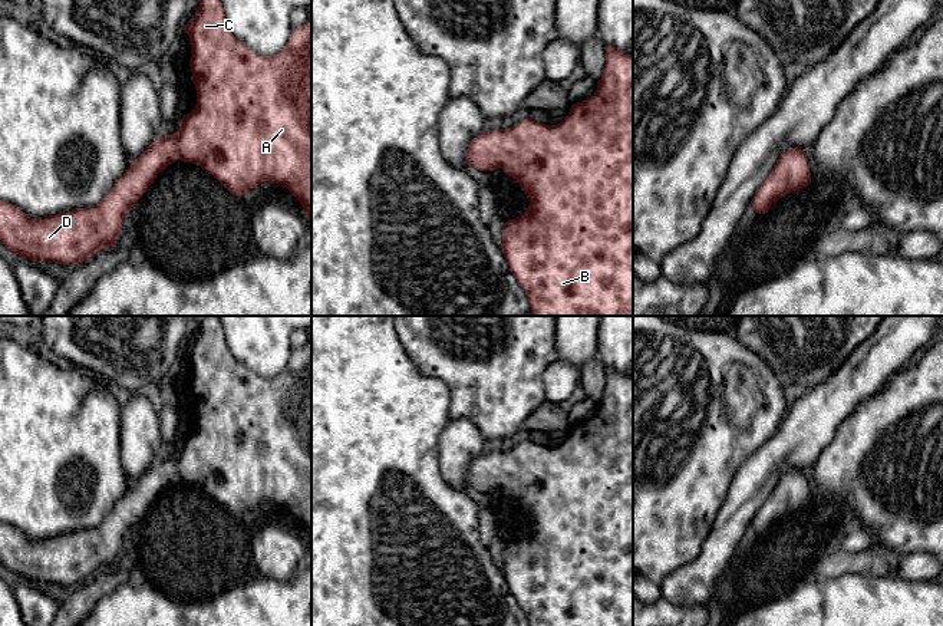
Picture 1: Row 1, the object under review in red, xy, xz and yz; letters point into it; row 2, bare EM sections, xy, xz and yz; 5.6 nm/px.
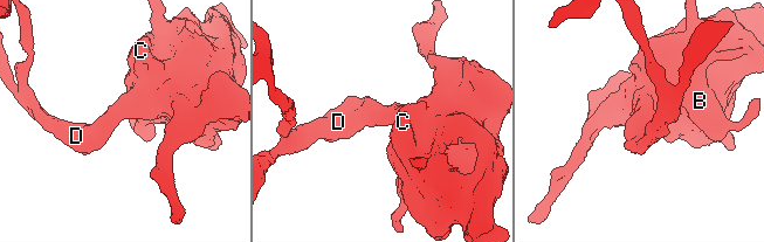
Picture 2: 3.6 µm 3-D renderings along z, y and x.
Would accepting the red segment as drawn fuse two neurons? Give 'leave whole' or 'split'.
leave whole

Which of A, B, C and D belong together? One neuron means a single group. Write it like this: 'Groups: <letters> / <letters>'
Groups: A B C D

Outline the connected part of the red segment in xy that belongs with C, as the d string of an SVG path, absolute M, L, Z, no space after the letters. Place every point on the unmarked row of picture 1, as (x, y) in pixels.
M208 316L200 322L198 332L184 353L188 356L191 366L189 388L191 402L197 411L197 426L182 438L178 452L172 457L155 459L129 485L126 494L113 505L105 520L93 528L44 540L30 540L14 525L0 521L0 564L32 583L82 584L99 571L113 569L125 536L132 531L158 495L175 481L200 487L238 518L243 518L260 504L273 503L287 510L300 523L303 534L311 543L311 333L307 345L293 349L286 369L273 378L255 375L231 355L222 324L217 316Z

